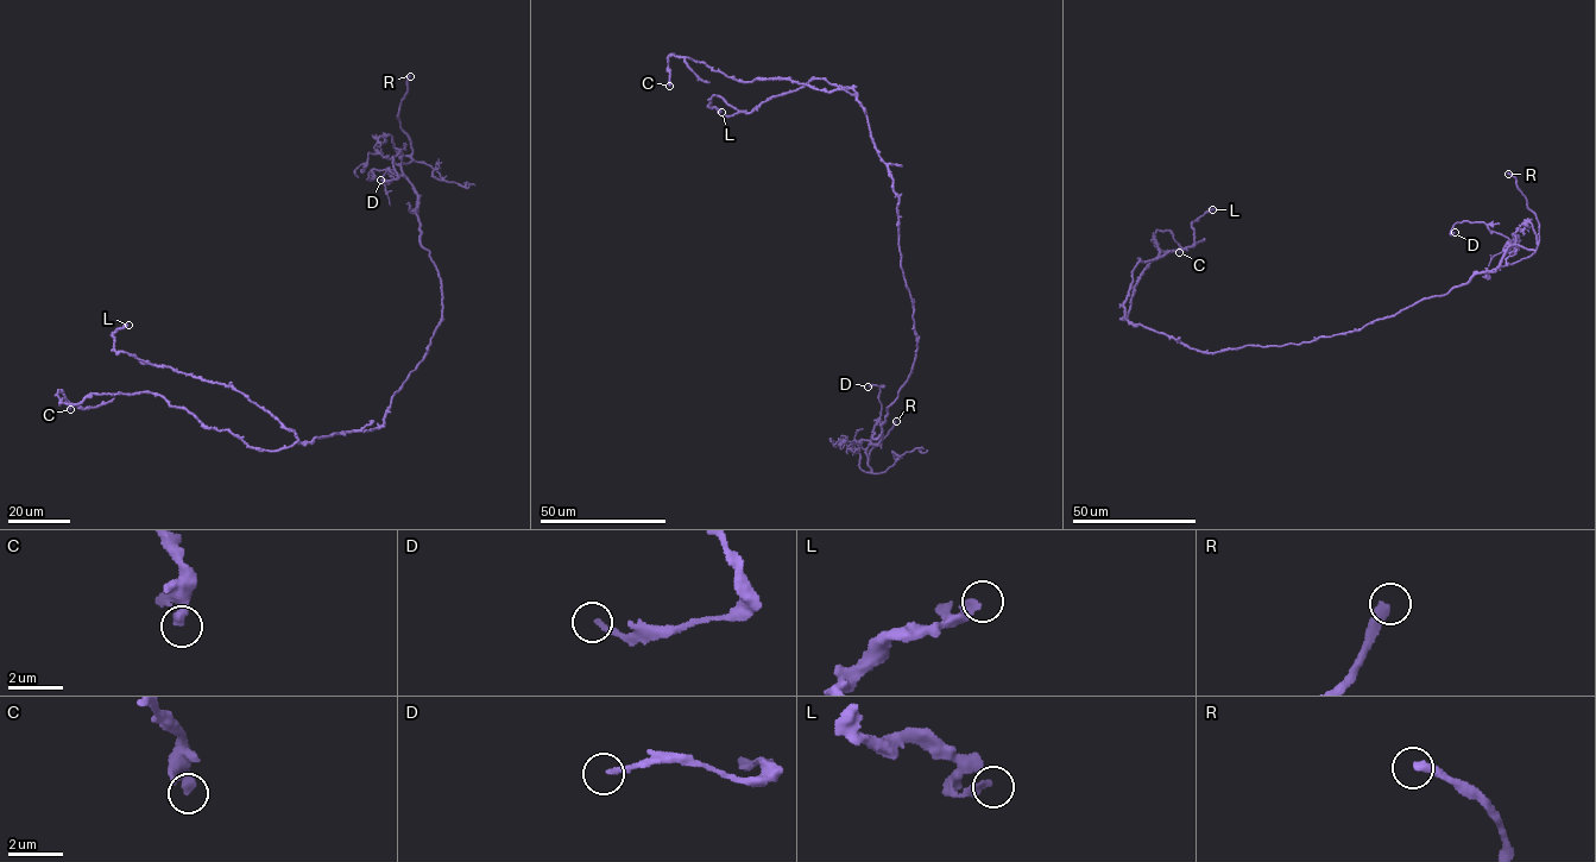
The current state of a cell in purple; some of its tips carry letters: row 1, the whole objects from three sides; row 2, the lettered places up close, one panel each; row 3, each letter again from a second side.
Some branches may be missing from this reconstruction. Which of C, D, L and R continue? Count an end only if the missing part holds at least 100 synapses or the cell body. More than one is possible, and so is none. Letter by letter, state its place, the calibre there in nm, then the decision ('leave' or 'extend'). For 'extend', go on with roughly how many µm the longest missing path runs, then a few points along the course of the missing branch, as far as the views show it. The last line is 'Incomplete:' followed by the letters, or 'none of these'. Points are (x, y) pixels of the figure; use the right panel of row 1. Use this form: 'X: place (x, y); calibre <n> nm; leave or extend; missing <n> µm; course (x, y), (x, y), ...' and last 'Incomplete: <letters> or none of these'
C: place (1179, 252); calibre 360 nm; leave
D: place (1455, 232); calibre 170 nm; leave
L: place (1212, 209); calibre 320 nm; leave
R: place (1508, 174); calibre 380 nm; extend; missing 7 µm
Incomplete: R

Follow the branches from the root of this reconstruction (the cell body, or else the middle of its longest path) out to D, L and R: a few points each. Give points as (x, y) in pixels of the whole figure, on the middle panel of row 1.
D: (899, 245), (918, 347), (912, 372), (887, 409), (881, 441), (869, 445), (881, 415), (883, 385), (868, 387)
L: (899, 245), (899, 195), (852, 89), (813, 79), (749, 113), (714, 95), (708, 106), (721, 112)
R: (899, 245), (918, 347), (912, 372), (887, 409), (881, 441), (868, 447), (870, 473), (870, 451), (896, 421)

